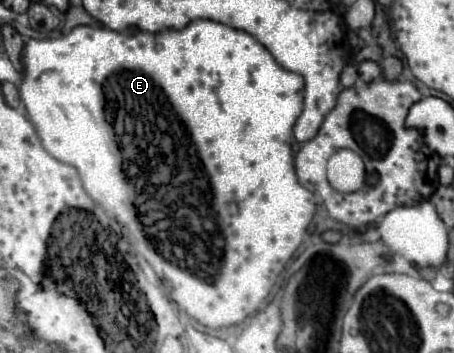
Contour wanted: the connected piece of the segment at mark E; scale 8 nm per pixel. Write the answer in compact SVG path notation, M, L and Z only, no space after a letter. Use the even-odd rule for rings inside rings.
M195 20L183 30L163 30L159 34L139 30L123 34L101 26L77 26L67 36L55 40L27 40L19 94L29 120L39 132L43 148L59 162L77 168L87 194L121 226L131 250L141 254L153 266L169 296L185 314L207 328L227 328L241 324L247 316L259 310L281 270L301 244L315 214L315 196L299 184L293 166L293 126L303 110L303 78L299 74L283 70L267 48L263 48L263 44L259 44L251 34L213 20ZM147 186L153 188L149 198Z

